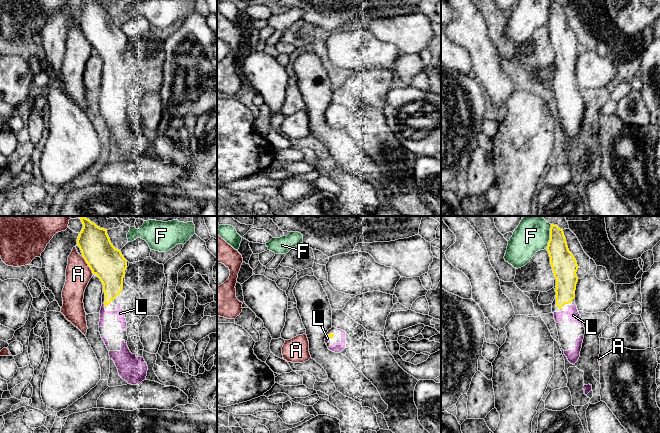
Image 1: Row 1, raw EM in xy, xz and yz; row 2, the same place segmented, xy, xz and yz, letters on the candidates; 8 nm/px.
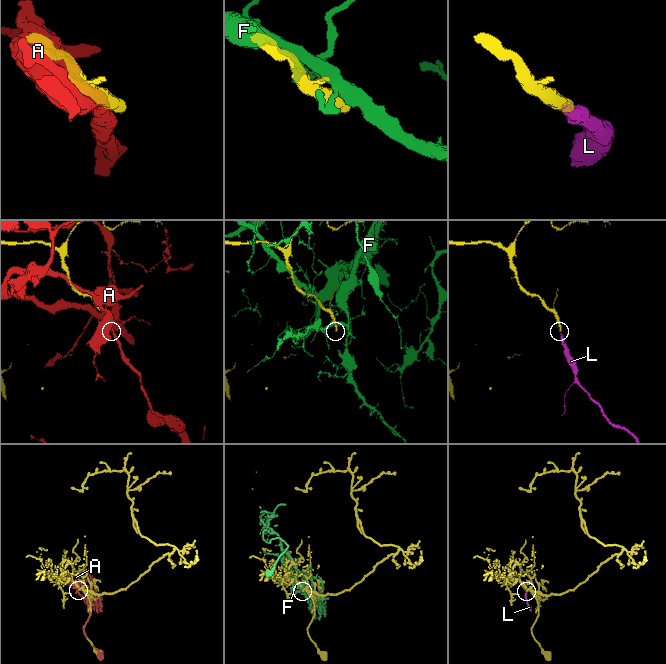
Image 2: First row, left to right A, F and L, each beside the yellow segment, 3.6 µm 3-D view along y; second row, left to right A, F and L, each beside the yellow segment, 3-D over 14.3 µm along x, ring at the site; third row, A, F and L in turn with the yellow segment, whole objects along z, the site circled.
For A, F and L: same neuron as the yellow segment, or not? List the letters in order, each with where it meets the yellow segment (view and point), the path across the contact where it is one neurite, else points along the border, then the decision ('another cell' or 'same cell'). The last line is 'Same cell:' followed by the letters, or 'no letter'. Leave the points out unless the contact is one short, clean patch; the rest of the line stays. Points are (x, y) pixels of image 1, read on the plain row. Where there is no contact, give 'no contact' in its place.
A: meets yellow in xy at (88, 41); another cell
F: meets yellow in yz at (550, 13); another cell
L: meets yellow in xy at (105, 81); runs through xy (111, 51), (111, 69), (105, 81), (107, 88), (120, 89); same cell
Same cell: L

